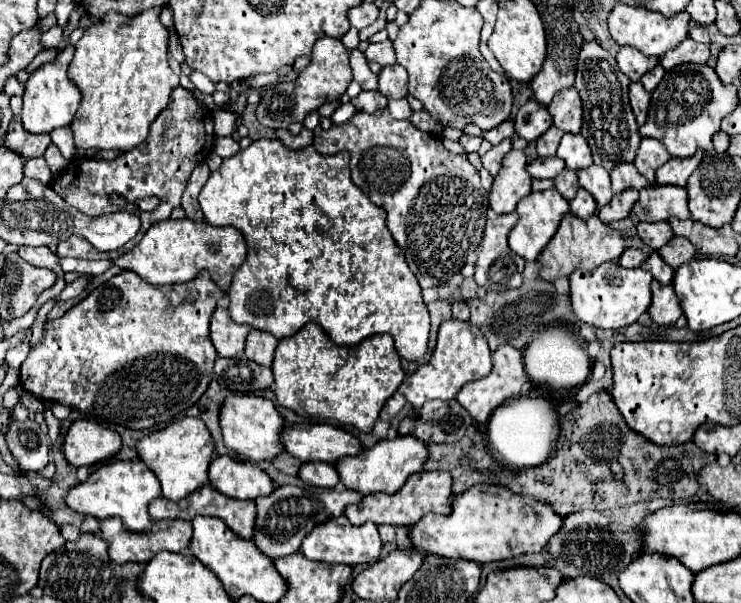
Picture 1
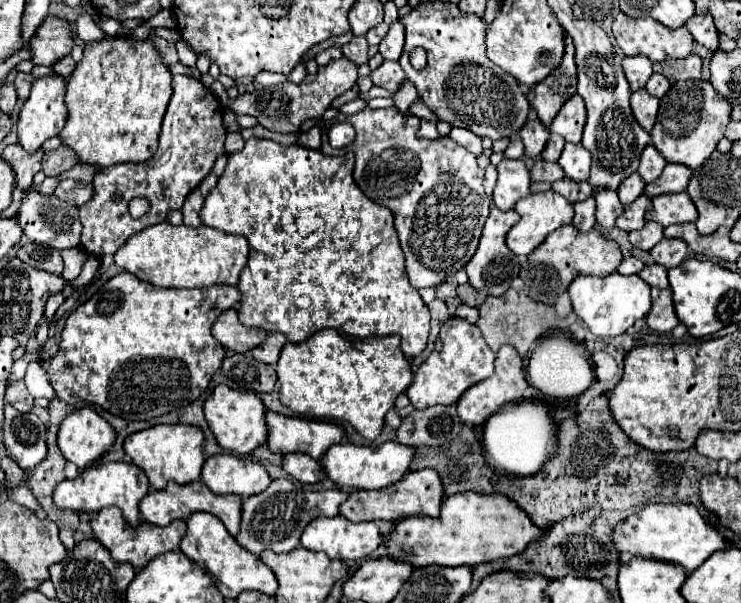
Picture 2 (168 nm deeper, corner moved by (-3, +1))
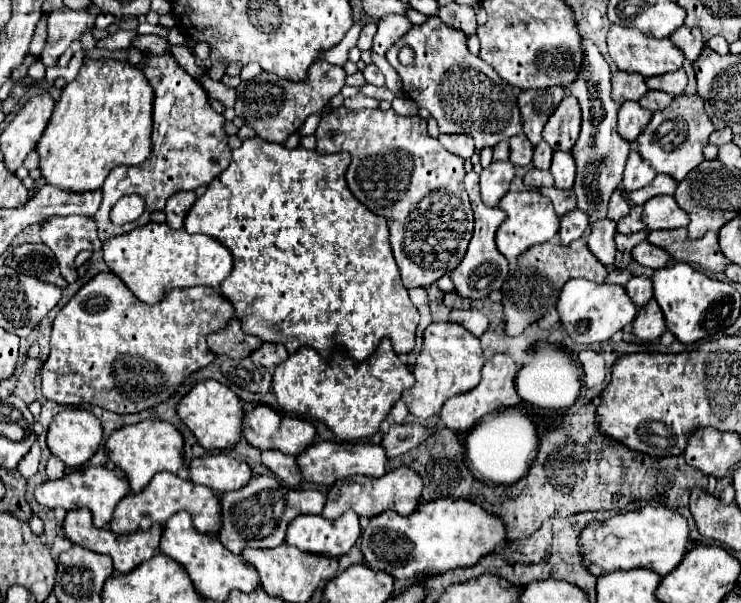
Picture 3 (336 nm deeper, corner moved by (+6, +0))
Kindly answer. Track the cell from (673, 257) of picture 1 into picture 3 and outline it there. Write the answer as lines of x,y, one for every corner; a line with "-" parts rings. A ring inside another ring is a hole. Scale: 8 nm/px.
647,240
645,242
641,242
639,246
635,246
633,248
633,258
641,264
641,266
647,266
647,268
663,268
663,266
667,266
667,262
669,262
669,252
665,252
663,248
659,248
659,246
653,246
653,244
649,244

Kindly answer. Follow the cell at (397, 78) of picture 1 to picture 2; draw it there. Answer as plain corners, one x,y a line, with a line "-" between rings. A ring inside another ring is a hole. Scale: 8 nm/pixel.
384,61
378,69
372,71
370,77
372,77
374,85
384,87
384,89
388,89
392,93
396,93
398,87
402,85
402,81
406,79
406,75
404,75
404,71
402,71
398,61

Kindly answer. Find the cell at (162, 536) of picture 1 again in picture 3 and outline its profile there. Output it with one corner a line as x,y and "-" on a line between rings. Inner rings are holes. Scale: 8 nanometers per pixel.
79,508
79,510
67,512
65,522
63,522
65,538
69,538
73,544
79,544
87,550
111,556
113,566
119,574
127,574
133,568
137,568
141,562
145,562
145,560
153,558
155,554
159,554
161,530
163,530
161,524
153,524
153,528
149,528
149,530
137,530
137,532
131,532
131,534
115,534
109,528
95,528
93,526
93,514
89,512
89,508

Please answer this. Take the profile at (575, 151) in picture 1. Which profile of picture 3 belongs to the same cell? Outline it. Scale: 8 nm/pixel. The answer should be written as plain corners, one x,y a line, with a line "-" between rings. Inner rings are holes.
557,150
553,154
553,162
551,162
551,174
555,178
555,186
557,188
573,188
573,180
575,180
575,160
571,156
571,152
561,152

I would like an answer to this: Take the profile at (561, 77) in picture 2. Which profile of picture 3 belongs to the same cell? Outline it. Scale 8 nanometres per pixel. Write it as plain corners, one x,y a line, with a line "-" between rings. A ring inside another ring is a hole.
563,86
553,88
539,88
539,90
525,90
519,96
519,108
521,108
521,120
523,120
523,132
531,140
533,146
541,142
541,132
545,122
551,118
555,108
565,96

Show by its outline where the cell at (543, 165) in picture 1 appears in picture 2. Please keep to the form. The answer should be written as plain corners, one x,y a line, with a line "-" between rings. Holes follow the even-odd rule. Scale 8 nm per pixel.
536,159
532,171
530,171
532,181
548,181
554,183
558,179
564,179
564,171
562,167
558,167
558,163
548,163
544,159

